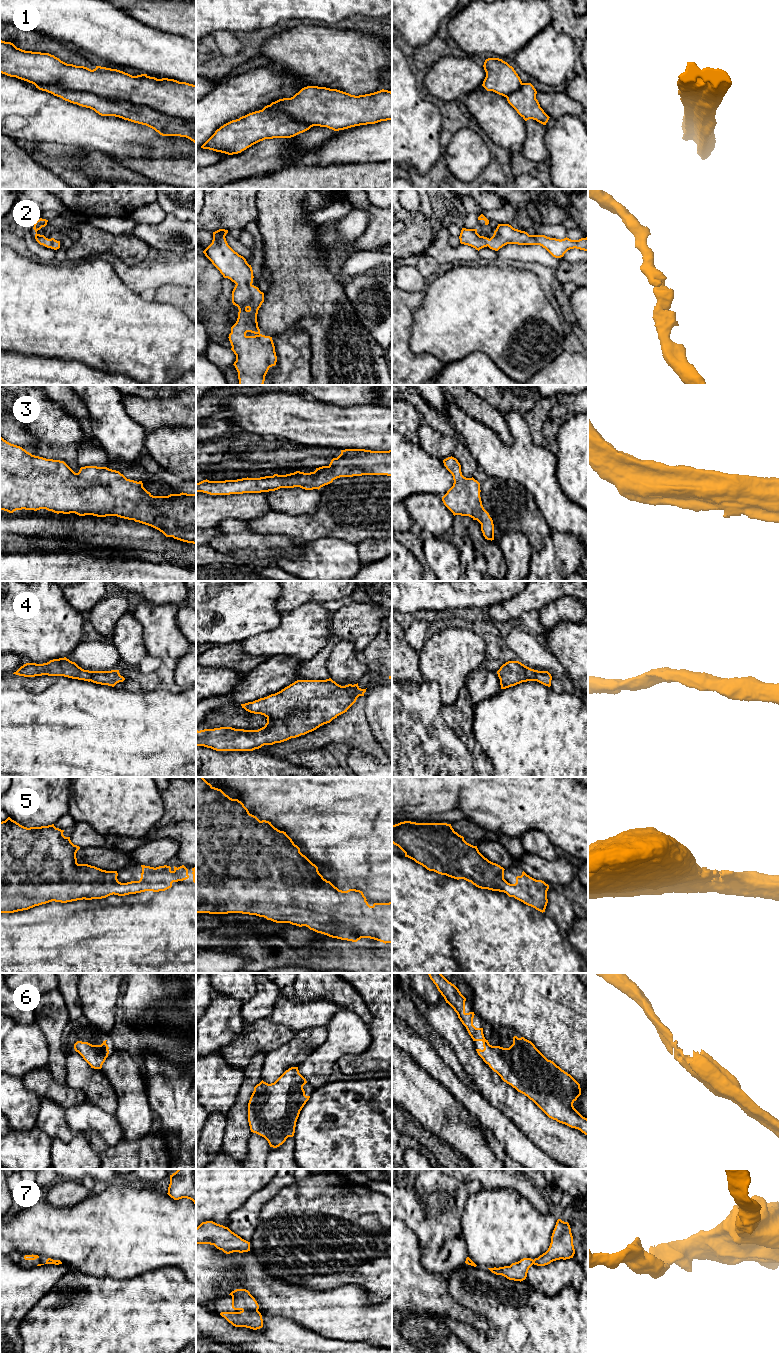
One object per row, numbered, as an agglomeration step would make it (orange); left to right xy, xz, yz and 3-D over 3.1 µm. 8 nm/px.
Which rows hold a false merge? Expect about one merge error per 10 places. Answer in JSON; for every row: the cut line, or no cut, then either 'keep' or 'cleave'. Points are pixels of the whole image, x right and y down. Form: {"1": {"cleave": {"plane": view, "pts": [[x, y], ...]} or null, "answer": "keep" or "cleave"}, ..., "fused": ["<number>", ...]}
{"1": {"cleave": {"plane": "xy", "pts": [[34, 83], [58, 84], [128, 100], [195, 124]]}, "answer": "cleave"}, "2": {"cleave": null, "answer": "keep"}, "3": {"cleave": null, "answer": "keep"}, "4": {"cleave": null, "answer": "keep"}, "5": {"cleave": null, "answer": "keep"}, "6": {"cleave": null, "answer": "keep"}, "7": {"cleave": null, "answer": "keep"}, "fused": ["1"]}

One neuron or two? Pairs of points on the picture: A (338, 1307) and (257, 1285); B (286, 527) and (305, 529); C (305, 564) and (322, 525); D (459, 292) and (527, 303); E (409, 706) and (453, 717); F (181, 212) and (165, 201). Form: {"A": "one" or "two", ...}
{"A": "one", "B": "one", "C": "two", "D": "one", "E": "two", "F": "one"}

